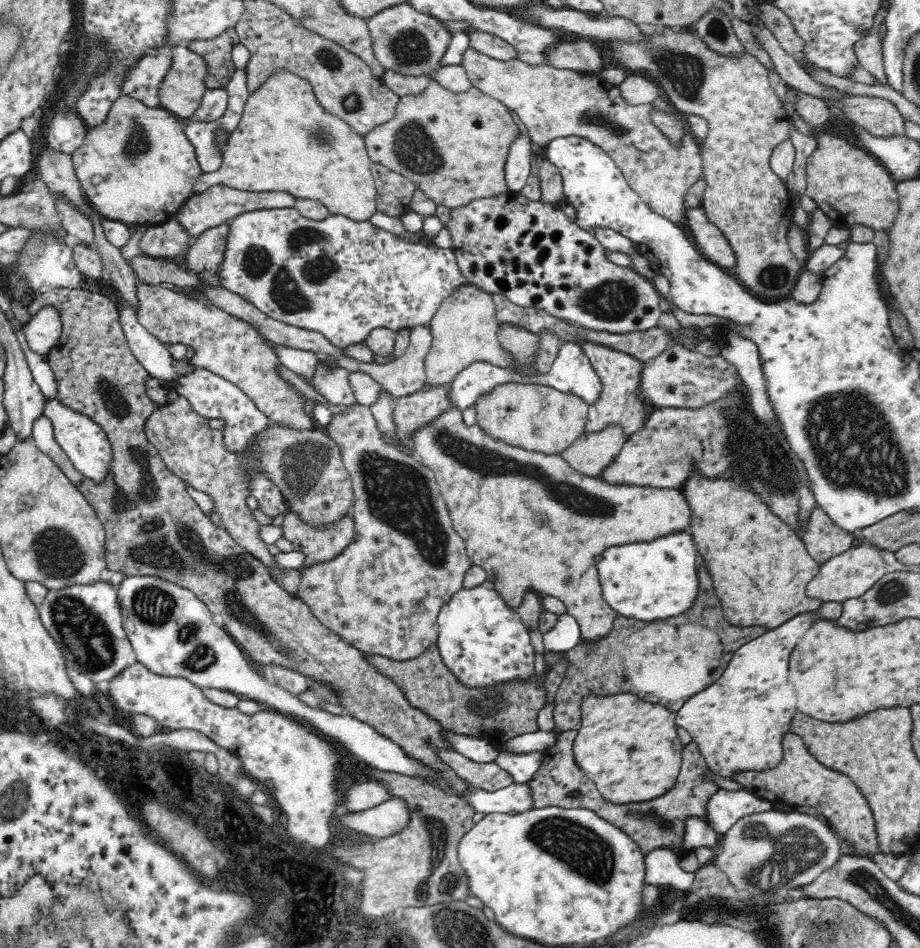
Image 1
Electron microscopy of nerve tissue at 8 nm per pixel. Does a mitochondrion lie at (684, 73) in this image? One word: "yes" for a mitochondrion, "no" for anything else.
yes

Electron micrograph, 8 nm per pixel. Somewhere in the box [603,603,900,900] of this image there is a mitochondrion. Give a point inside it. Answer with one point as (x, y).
(793, 852)

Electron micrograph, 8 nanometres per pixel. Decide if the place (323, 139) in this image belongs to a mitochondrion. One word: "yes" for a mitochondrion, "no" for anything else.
yes

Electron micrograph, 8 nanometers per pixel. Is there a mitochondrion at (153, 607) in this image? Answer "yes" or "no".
yes

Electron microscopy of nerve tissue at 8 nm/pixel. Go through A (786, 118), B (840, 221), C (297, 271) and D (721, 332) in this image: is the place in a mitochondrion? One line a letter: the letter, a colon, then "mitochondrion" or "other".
A: other
B: other
C: mitochondrion
D: other

